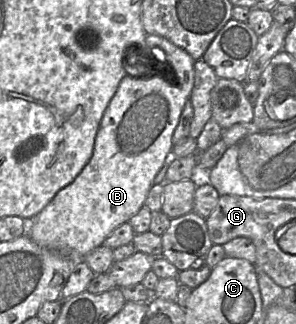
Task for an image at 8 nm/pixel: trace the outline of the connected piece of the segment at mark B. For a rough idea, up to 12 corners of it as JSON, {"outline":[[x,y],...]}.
{"outline":[[147,34],[78,176],[27,222],[84,257],[144,206],[195,60]]}

